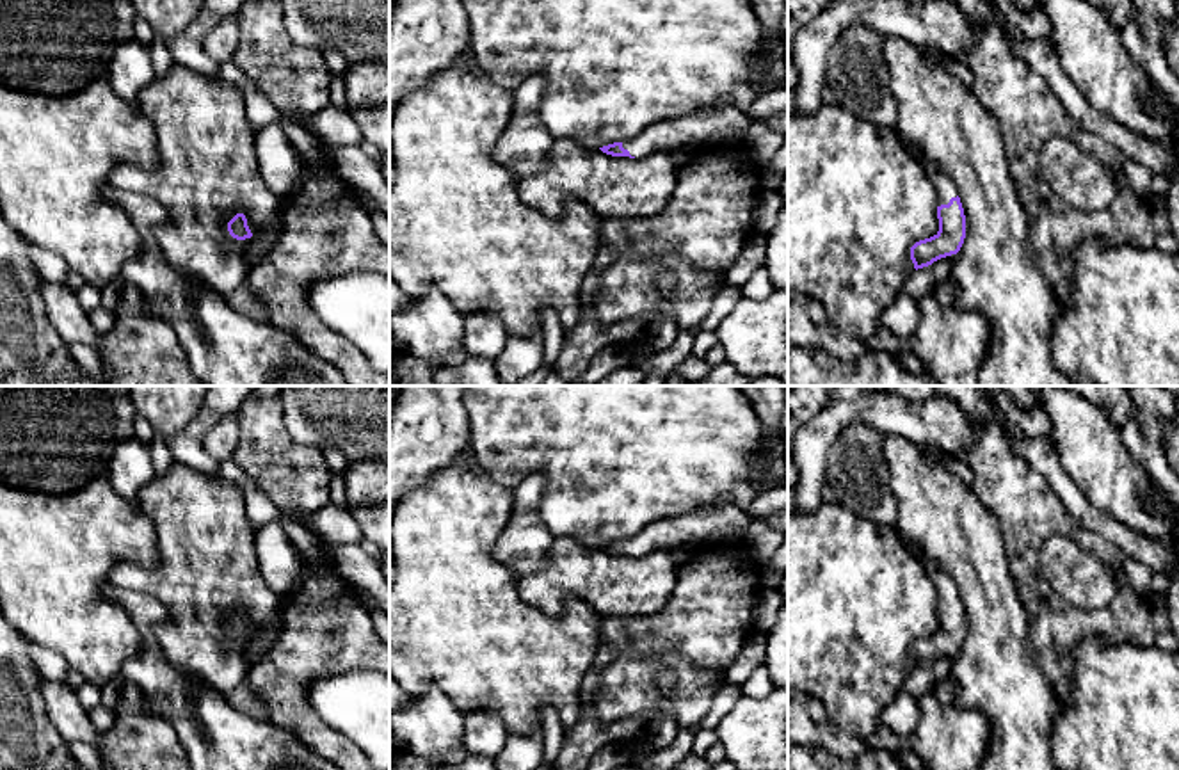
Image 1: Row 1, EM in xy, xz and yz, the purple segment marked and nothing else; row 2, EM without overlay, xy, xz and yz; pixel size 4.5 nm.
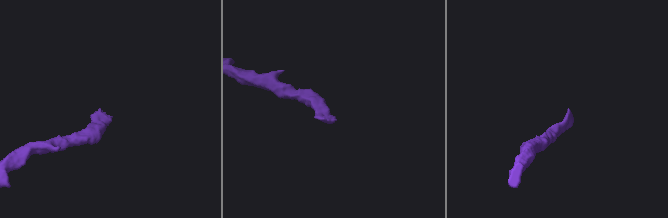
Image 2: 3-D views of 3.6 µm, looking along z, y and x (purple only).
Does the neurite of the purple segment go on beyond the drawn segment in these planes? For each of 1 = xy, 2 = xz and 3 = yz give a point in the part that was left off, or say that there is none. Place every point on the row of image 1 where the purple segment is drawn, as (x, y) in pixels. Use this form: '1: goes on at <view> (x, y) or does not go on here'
1: does not go on here
2: goes on at xz (724, 125)
3: goes on at yz (945, 189)

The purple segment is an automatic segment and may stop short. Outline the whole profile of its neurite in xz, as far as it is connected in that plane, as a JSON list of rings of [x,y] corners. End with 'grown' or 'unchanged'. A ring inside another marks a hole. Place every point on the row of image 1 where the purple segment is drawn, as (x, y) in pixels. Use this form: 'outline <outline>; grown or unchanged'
outline [[[717,107],[690,116],[665,119],[622,142],[599,148],[612,156],[644,158],[654,151],[678,148],[715,148],[742,144],[752,119],[734,107]]]; grown

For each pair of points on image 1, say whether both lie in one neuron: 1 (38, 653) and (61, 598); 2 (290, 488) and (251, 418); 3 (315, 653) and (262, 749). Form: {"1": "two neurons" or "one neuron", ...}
{"1": "two neurons", "2": "one neuron", "3": "two neurons"}

